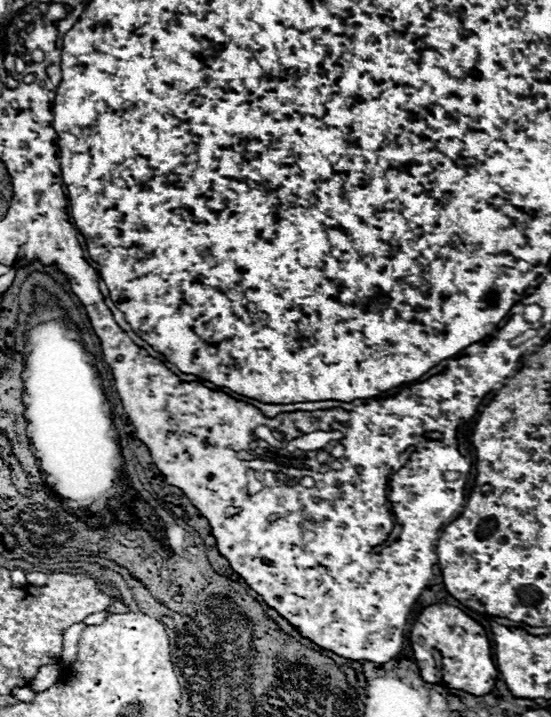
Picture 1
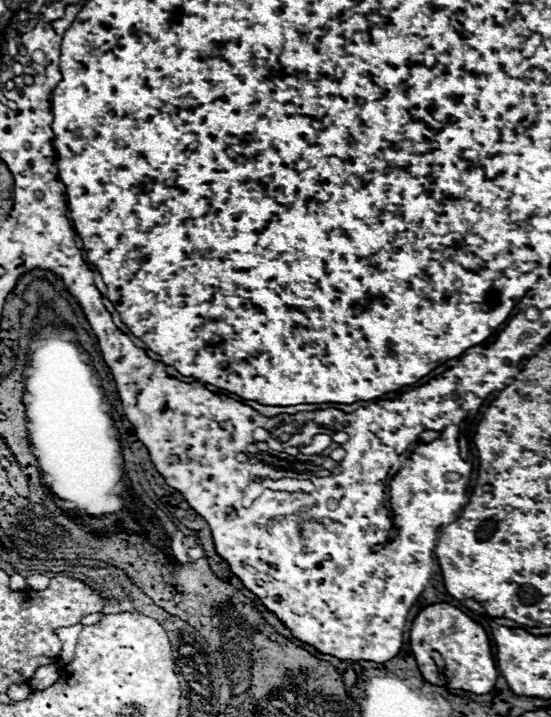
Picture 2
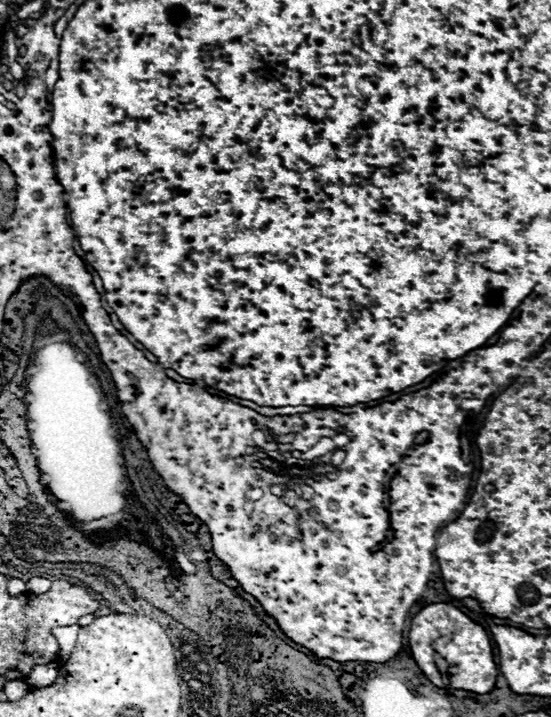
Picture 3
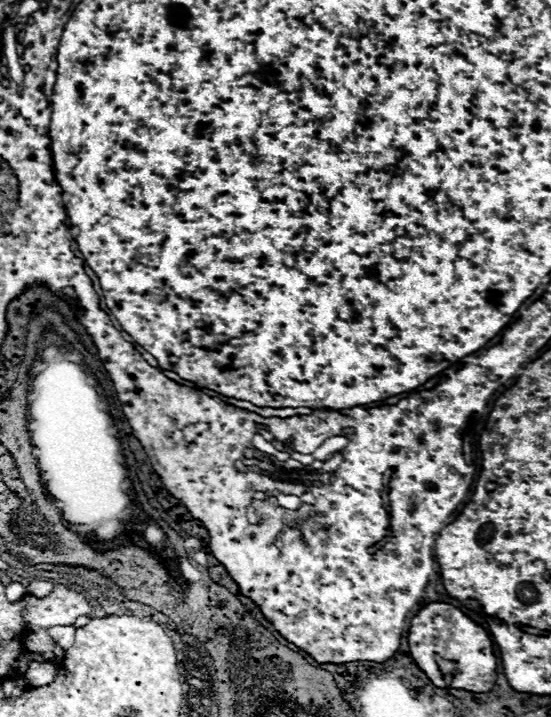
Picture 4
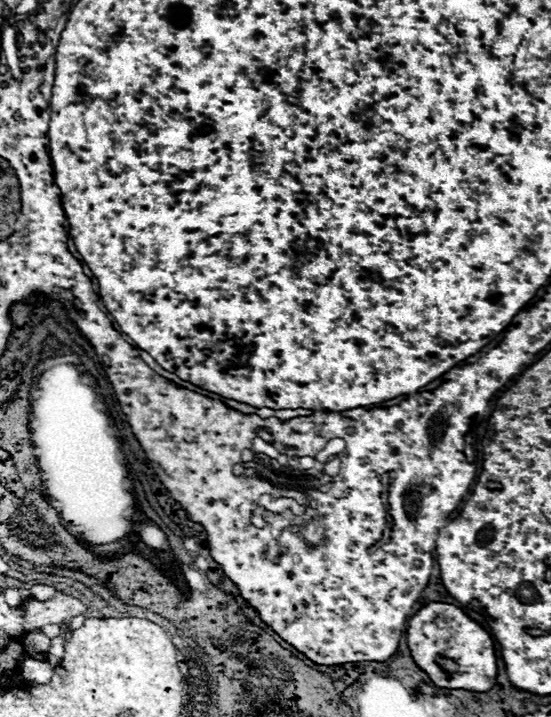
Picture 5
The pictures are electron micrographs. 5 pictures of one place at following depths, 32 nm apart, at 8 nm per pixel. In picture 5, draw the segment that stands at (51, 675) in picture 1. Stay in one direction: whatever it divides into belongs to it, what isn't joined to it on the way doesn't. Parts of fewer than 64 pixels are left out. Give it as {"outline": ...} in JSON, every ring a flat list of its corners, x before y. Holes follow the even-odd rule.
{"outline":[[32,658,26,660,22,668,22,678,34,684,44,684,48,678,52,678,52,674,54,674,54,666,50,662,38,662]]}

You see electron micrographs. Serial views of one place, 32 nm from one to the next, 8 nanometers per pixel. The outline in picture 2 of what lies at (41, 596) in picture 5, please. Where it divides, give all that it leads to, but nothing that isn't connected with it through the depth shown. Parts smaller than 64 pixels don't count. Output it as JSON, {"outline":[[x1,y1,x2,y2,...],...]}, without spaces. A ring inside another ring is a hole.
{"outline":[[38,572,30,574,26,580,28,580,28,588,34,588,34,590,44,590,50,582,50,578,46,574,38,574]]}

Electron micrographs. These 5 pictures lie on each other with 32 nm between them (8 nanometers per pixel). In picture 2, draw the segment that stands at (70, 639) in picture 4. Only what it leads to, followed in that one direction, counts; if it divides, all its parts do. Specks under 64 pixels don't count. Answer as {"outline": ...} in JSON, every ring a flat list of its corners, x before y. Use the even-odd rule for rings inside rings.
{"outline":[[74,624,74,626,68,626,68,628,60,628,56,630,58,636,60,636,60,642,62,642,62,654,60,654,60,660,64,664,68,664,74,656,74,648,78,644,78,634,84,626,82,624]]}

